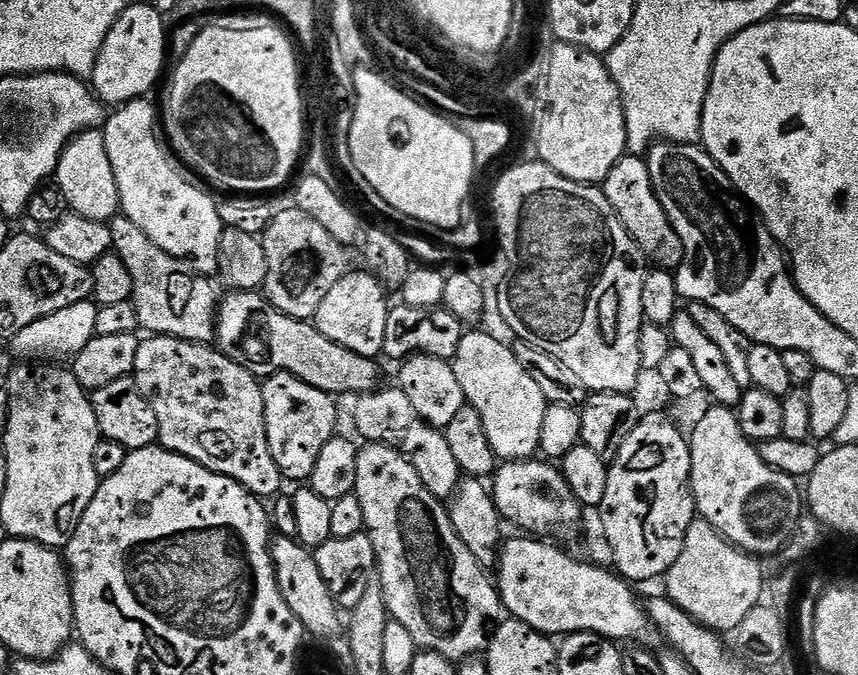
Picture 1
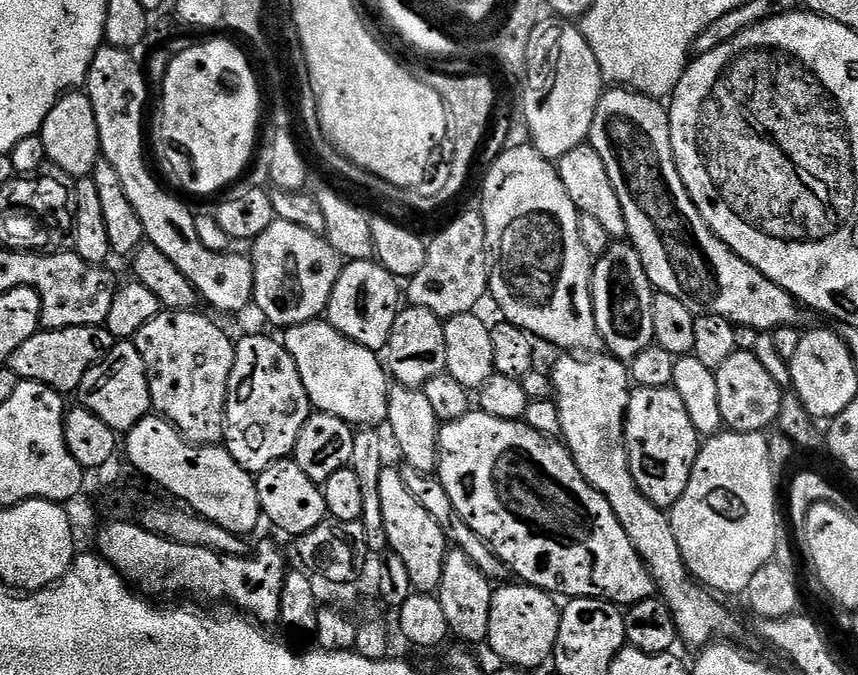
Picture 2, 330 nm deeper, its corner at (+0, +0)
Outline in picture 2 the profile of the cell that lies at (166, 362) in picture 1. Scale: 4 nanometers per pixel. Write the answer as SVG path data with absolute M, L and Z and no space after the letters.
M161 310L134 338L146 366L155 415L165 419L189 444L224 444L224 411L236 346L214 321L200 310Z

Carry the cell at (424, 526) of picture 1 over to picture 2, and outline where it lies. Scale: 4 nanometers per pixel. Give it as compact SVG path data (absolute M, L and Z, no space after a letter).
M385 467L378 482L379 497L382 504L382 519L385 523L386 538L390 551L406 566L406 574L410 574L410 582L416 592L435 593L440 587L446 541L442 530L438 530L438 522L422 510L422 506L410 494L404 481L403 471Z

